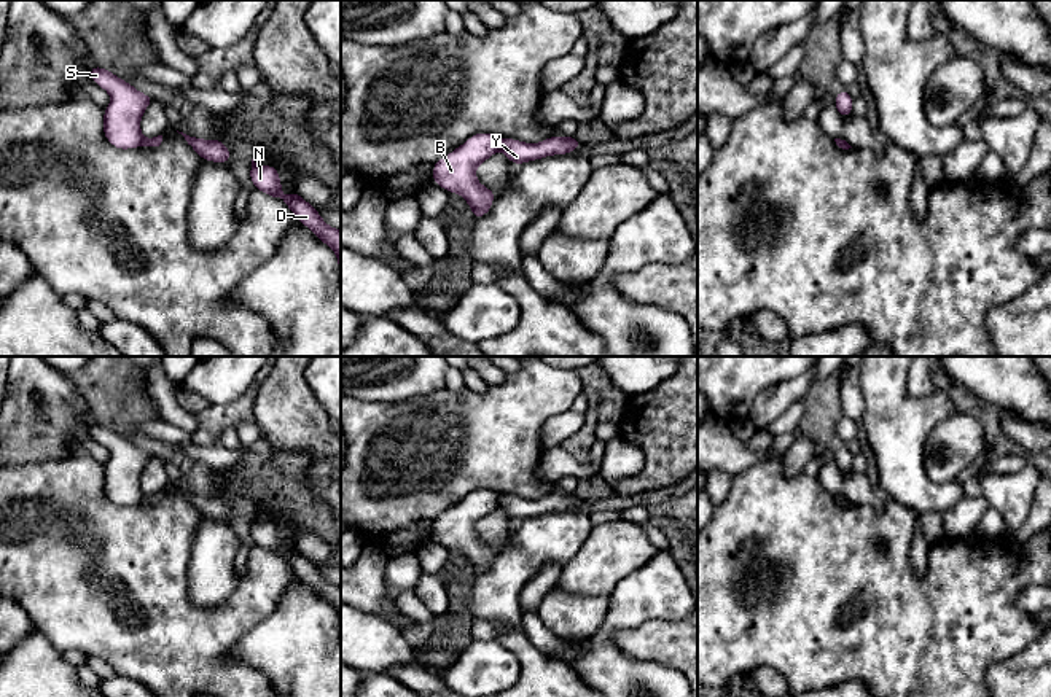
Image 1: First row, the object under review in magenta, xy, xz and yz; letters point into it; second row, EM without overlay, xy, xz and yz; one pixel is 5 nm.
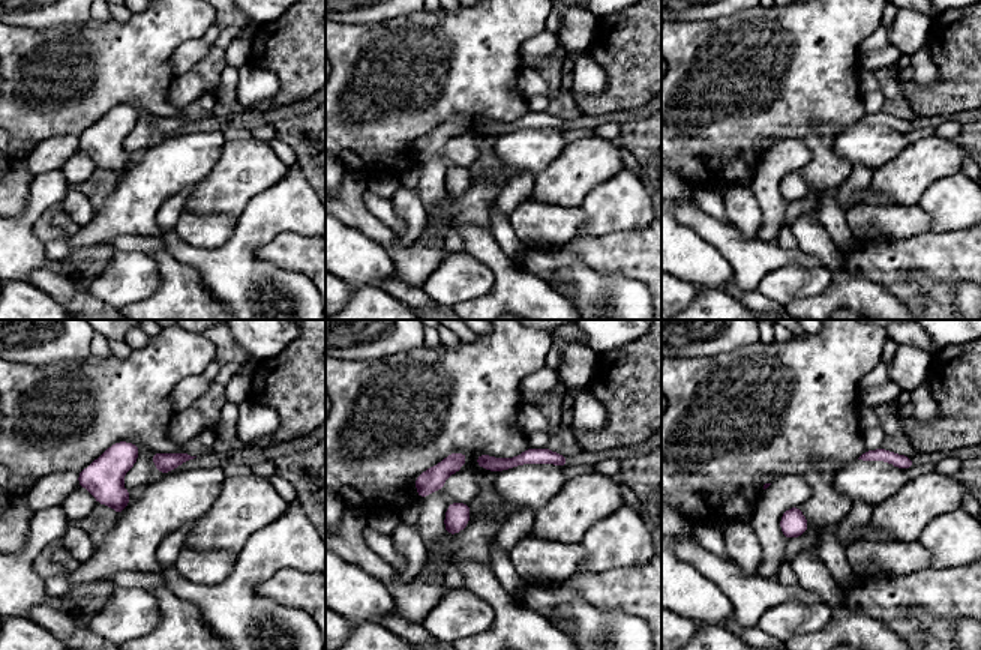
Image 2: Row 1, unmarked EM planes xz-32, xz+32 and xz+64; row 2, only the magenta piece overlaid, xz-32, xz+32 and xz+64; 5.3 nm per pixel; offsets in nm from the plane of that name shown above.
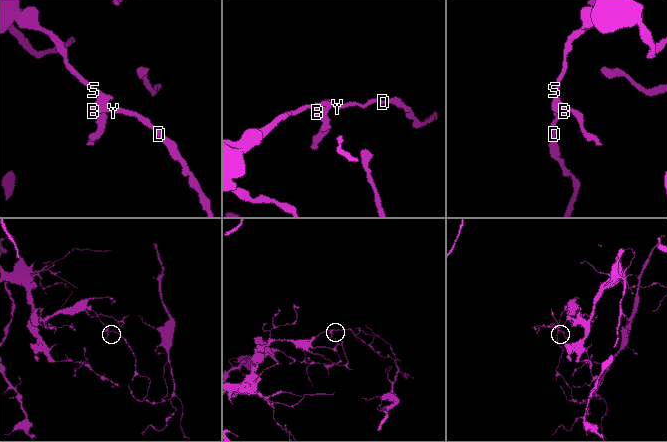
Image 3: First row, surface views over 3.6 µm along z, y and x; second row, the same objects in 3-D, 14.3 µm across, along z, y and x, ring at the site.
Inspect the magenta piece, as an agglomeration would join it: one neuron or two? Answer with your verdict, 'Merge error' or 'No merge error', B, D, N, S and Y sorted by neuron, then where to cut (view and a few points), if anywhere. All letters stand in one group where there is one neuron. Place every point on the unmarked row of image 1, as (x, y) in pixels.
Merge error. Groups: B S / D N Y. Split along xz (500, 495), (497, 505)

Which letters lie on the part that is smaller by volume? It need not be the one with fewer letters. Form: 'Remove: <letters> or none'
Remove: D, N, Y

